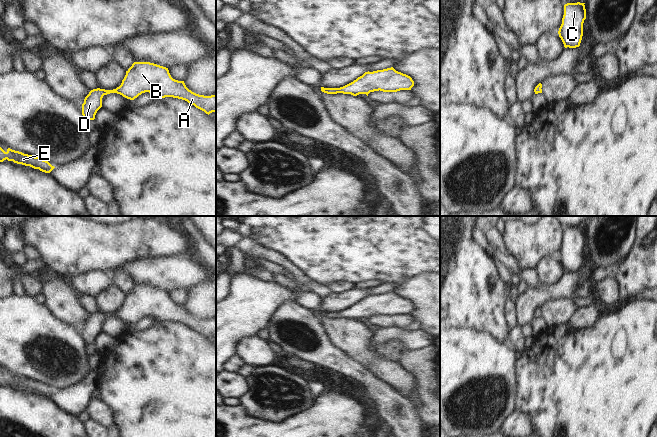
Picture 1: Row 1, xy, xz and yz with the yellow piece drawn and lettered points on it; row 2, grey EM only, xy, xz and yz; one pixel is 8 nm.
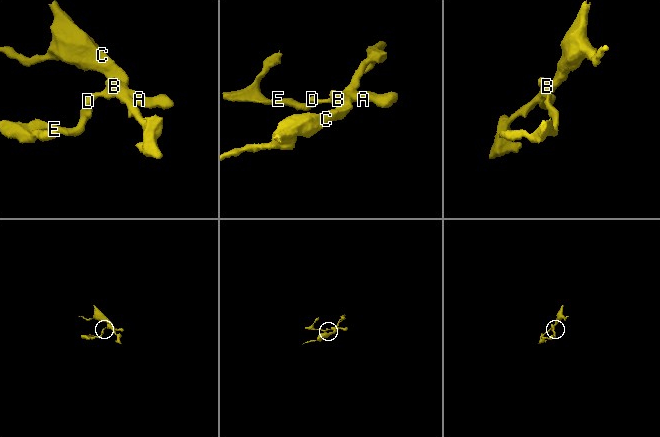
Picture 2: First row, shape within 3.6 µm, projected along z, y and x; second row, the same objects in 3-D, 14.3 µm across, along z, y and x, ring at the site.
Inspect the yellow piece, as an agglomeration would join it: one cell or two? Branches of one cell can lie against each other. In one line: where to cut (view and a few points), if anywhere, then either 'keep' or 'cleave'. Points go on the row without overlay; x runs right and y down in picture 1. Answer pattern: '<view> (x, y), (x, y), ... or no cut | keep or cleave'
no cut | keep

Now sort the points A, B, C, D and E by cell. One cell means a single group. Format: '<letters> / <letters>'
A B C D E

